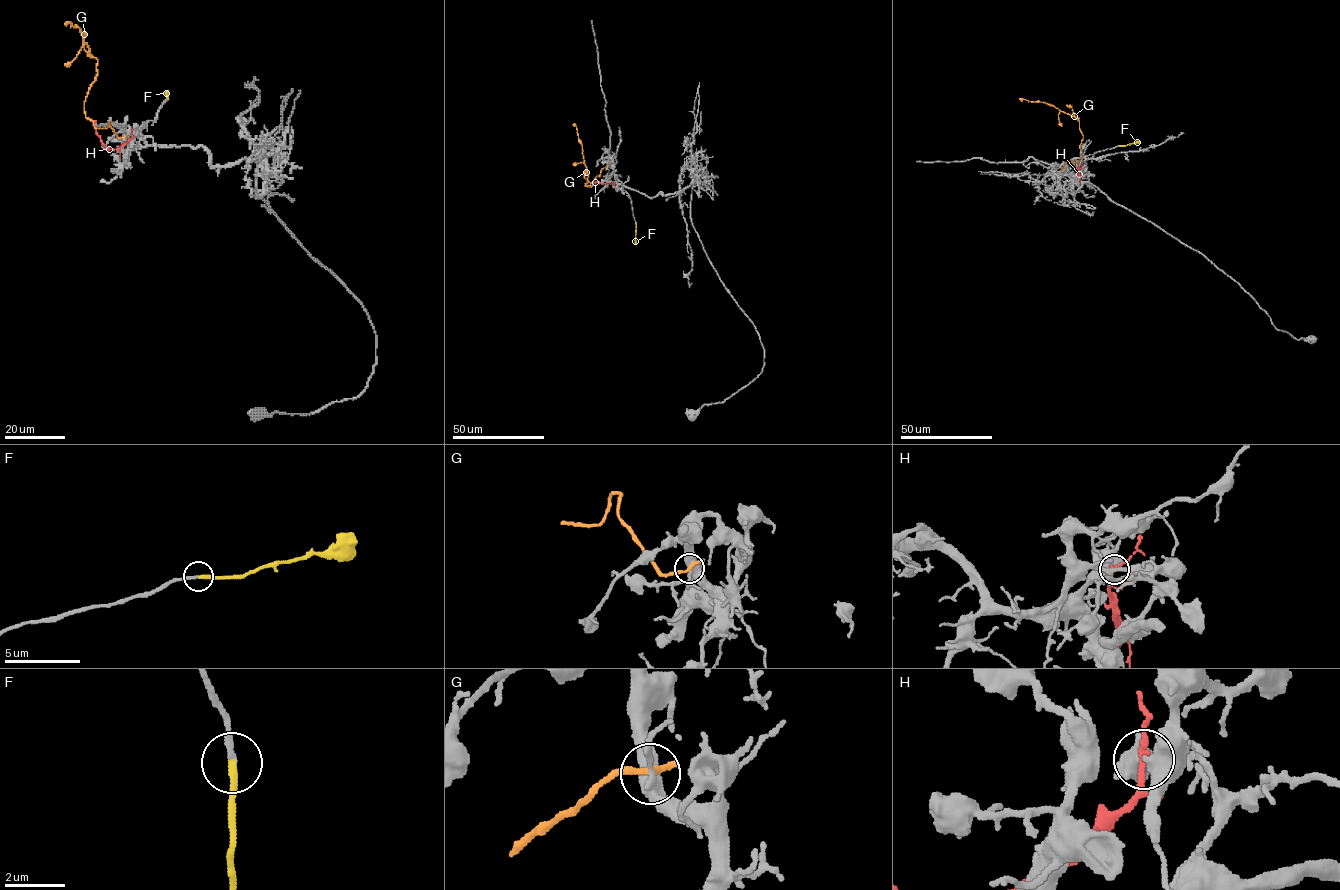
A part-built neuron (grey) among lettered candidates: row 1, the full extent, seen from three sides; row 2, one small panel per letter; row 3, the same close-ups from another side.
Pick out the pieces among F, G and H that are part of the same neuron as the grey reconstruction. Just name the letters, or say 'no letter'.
F

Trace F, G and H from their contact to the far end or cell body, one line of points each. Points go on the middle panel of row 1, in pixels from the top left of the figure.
F: (636, 224), (636, 243)
G: (609, 165), (584, 186), (593, 183), (587, 180), (581, 143), (573, 125)
H: (614, 183), (592, 183)

